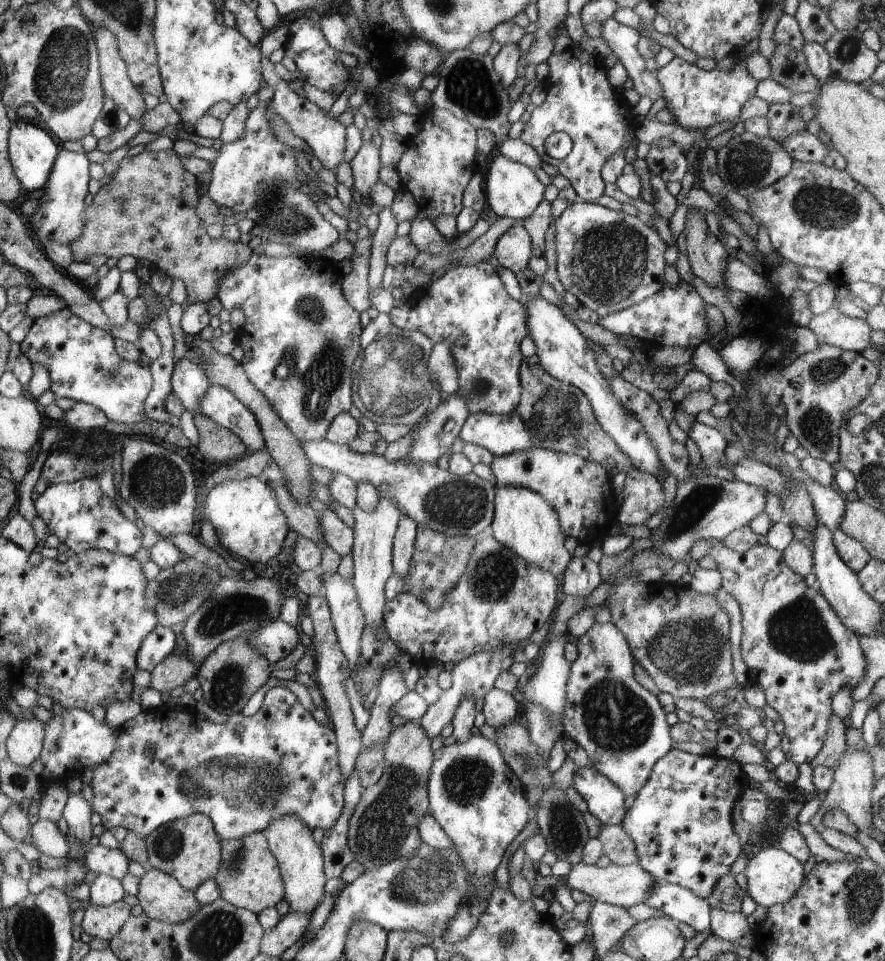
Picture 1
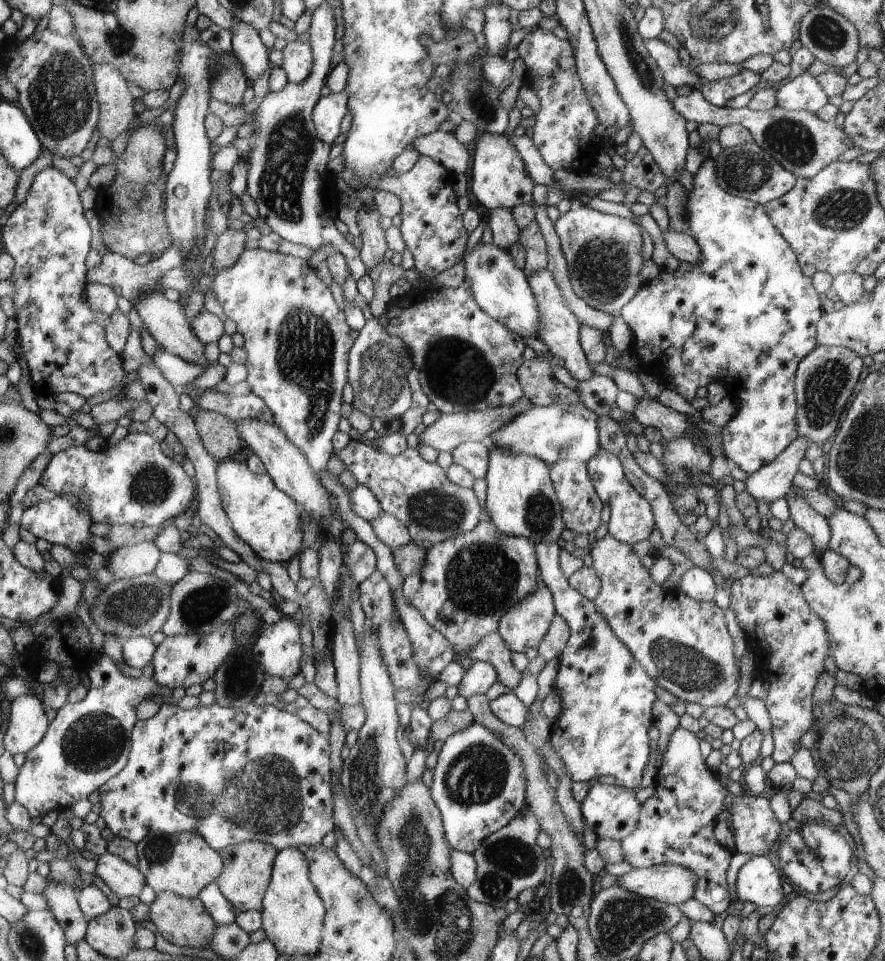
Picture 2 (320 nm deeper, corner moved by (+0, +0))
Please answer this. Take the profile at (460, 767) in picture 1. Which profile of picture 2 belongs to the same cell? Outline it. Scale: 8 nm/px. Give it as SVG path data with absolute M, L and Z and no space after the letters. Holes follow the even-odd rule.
M476 722L452 734L440 749L438 764L433 770L434 782L430 786L431 798L440 810L444 835L451 849L473 854L490 834L504 828L514 816L527 810L524 766L512 748L508 748L492 730Z

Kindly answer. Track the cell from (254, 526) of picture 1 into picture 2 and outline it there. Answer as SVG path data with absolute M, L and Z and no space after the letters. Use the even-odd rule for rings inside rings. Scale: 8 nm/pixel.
M224 460L218 461L217 482L221 504L234 533L240 540L244 540L259 558L286 565L293 560L293 557L299 555L302 551L302 511L288 494L284 494L275 486L270 475L255 474L246 463Z

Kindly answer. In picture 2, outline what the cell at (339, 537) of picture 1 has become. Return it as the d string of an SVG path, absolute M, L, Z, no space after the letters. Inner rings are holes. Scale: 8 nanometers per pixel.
M355 540L352 545L348 545L346 548L346 553L343 554L343 565L348 568L348 574L350 578L360 584L364 582L367 578L372 576L372 574L377 570L376 569L377 559L374 550L362 542L362 540Z

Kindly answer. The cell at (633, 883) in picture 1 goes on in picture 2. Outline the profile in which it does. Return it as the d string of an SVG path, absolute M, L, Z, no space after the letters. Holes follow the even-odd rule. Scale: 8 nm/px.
M662 864L633 869L618 878L618 886L642 898L680 906L693 898L696 874L684 866Z

